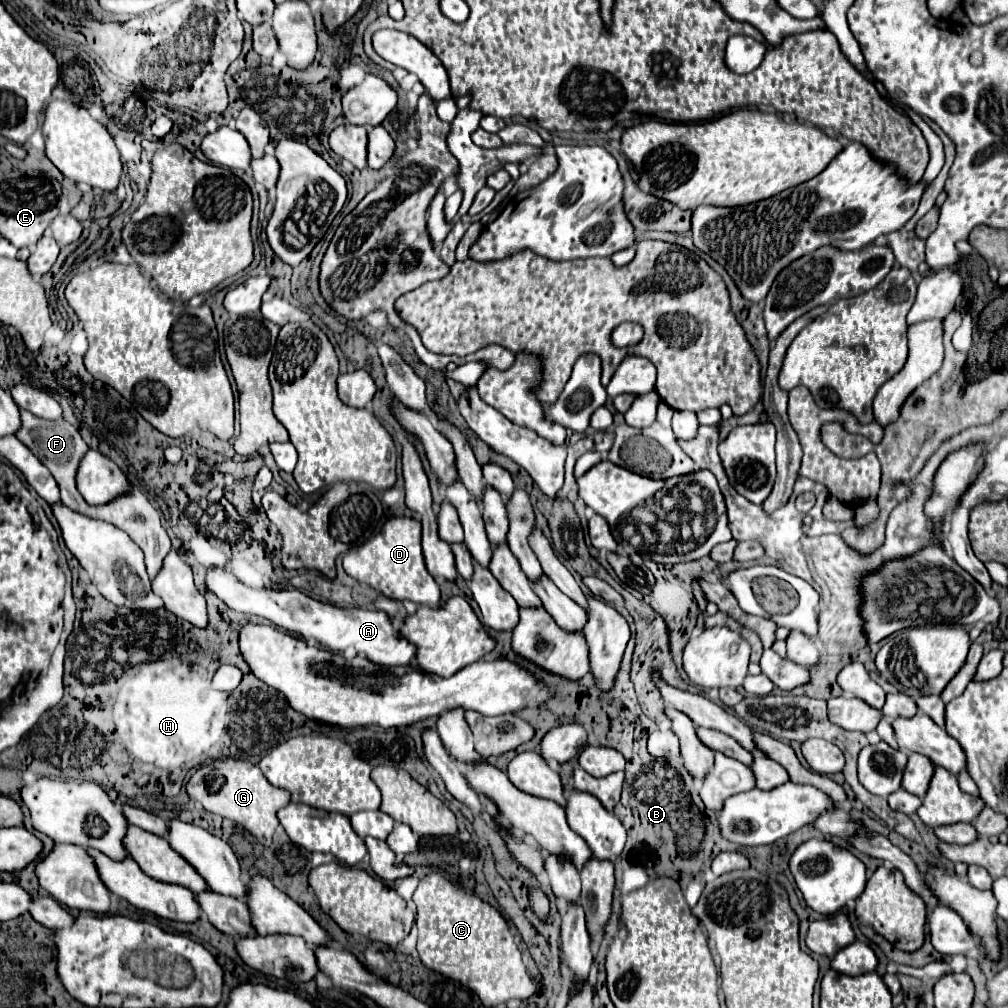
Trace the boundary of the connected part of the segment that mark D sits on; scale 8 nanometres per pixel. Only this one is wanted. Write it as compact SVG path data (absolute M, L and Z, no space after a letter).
M407 516L389 518L379 534L375 534L371 540L367 540L359 547L350 548L345 553L343 556L345 572L359 582L371 584L375 590L381 590L387 598L437 606L439 588L423 564L419 532L421 532L421 522L417 522L415 518L407 518Z

